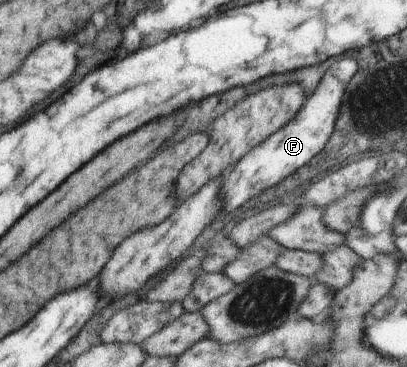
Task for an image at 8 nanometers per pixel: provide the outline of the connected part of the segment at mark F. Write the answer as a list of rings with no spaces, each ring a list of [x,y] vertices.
[[[341,58],[337,60],[327,72],[321,82],[315,89],[315,92],[306,99],[301,106],[301,110],[277,130],[269,138],[265,138],[258,146],[255,146],[251,152],[245,154],[234,167],[225,174],[223,180],[223,206],[221,212],[229,213],[242,207],[245,202],[251,200],[253,196],[265,192],[267,188],[279,184],[285,180],[291,173],[309,166],[315,154],[319,154],[326,149],[327,142],[330,141],[331,134],[334,133],[335,120],[339,114],[339,108],[349,80],[355,76],[357,64],[351,58]]]

